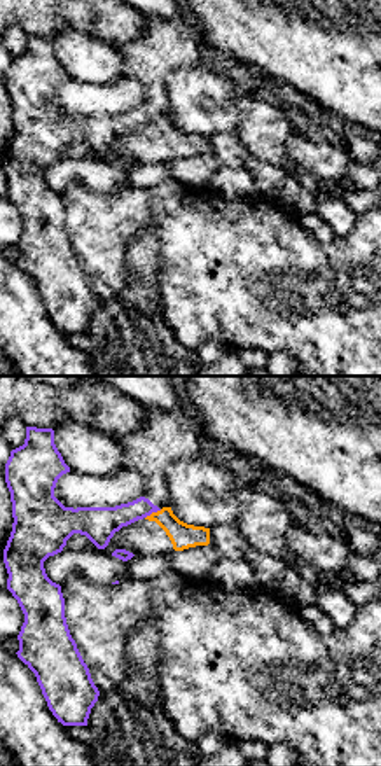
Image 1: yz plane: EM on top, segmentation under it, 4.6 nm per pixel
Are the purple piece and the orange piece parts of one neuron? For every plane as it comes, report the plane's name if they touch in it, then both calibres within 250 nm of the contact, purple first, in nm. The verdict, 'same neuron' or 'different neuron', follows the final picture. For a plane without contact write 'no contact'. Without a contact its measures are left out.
yz | 160/120 nm

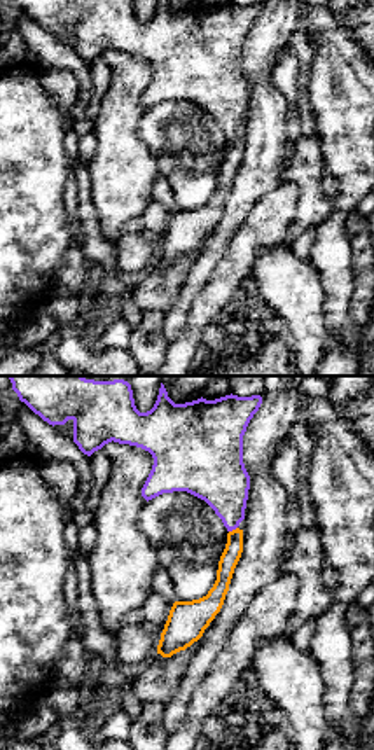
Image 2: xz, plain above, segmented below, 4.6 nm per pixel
xz | 260/90 nm

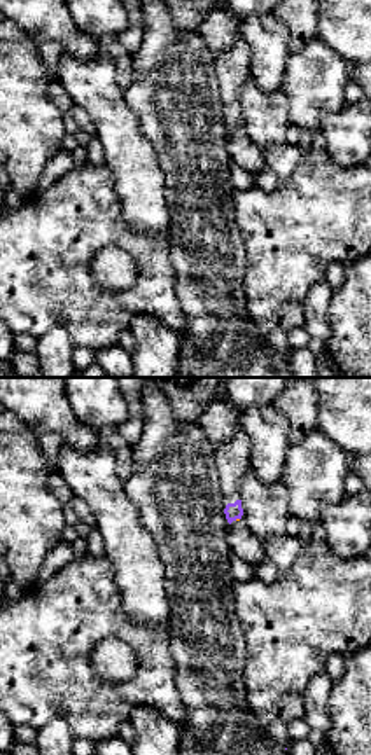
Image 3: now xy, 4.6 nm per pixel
xy | 80/20 nm

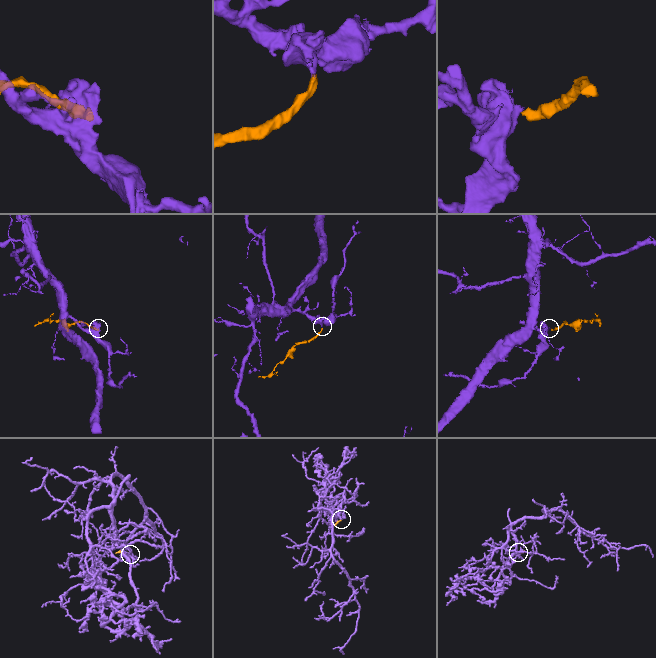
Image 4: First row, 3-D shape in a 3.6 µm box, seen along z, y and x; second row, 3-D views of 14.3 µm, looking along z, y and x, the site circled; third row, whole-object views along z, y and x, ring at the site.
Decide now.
same neuron

